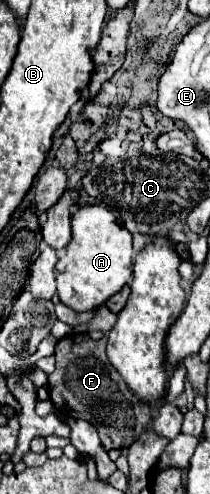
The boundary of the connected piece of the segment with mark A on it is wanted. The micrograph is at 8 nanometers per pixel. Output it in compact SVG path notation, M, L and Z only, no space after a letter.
M103 206L79 208L71 218L73 238L67 244L67 256L61 256L57 270L59 300L75 312L95 310L117 294L133 274L131 232L117 220L117 216Z

